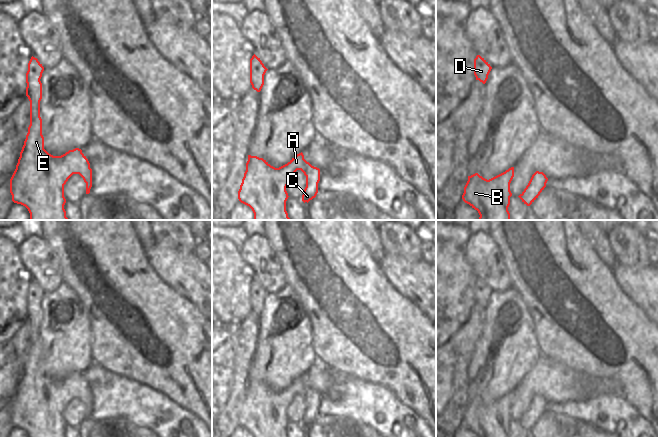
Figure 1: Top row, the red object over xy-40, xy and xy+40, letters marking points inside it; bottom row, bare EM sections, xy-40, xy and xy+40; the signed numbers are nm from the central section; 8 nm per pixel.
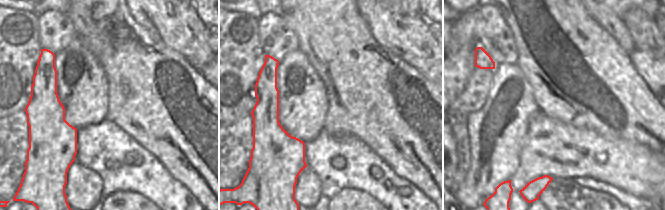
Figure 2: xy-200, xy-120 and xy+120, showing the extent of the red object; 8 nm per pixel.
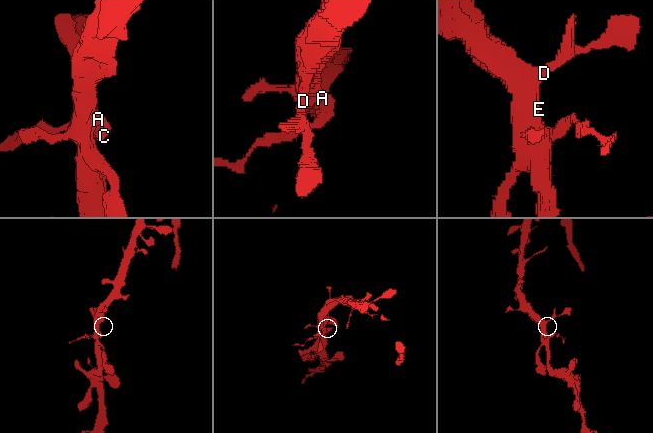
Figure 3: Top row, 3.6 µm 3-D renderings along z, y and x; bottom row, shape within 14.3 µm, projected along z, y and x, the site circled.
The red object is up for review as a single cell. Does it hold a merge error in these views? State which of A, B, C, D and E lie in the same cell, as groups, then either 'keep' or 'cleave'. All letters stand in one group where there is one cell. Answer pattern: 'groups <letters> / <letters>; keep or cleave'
groups A B D E / C; cleave

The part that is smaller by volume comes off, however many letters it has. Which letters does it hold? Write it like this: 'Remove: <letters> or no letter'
Remove: C

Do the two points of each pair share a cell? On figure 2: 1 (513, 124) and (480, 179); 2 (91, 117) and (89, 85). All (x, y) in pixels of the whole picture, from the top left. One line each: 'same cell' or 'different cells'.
1: same cell
2: same cell

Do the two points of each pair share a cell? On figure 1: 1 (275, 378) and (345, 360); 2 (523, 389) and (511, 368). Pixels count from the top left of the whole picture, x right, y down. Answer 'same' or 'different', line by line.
1: different
2: different

